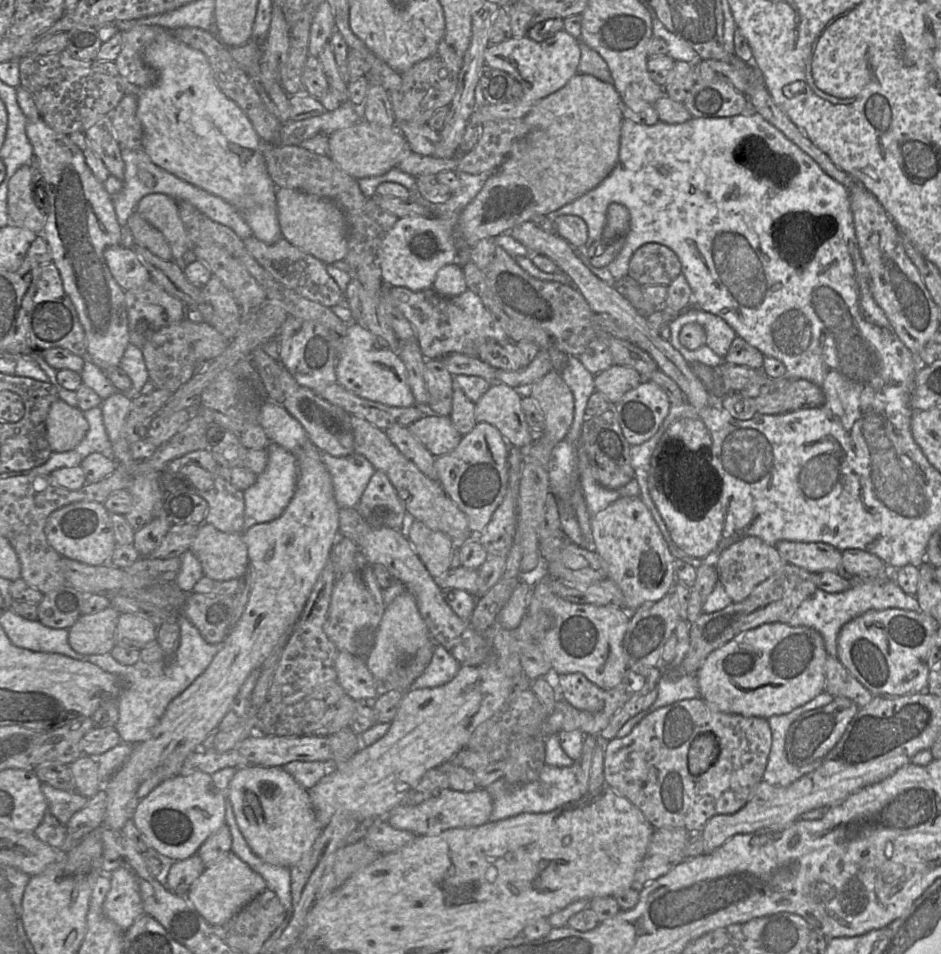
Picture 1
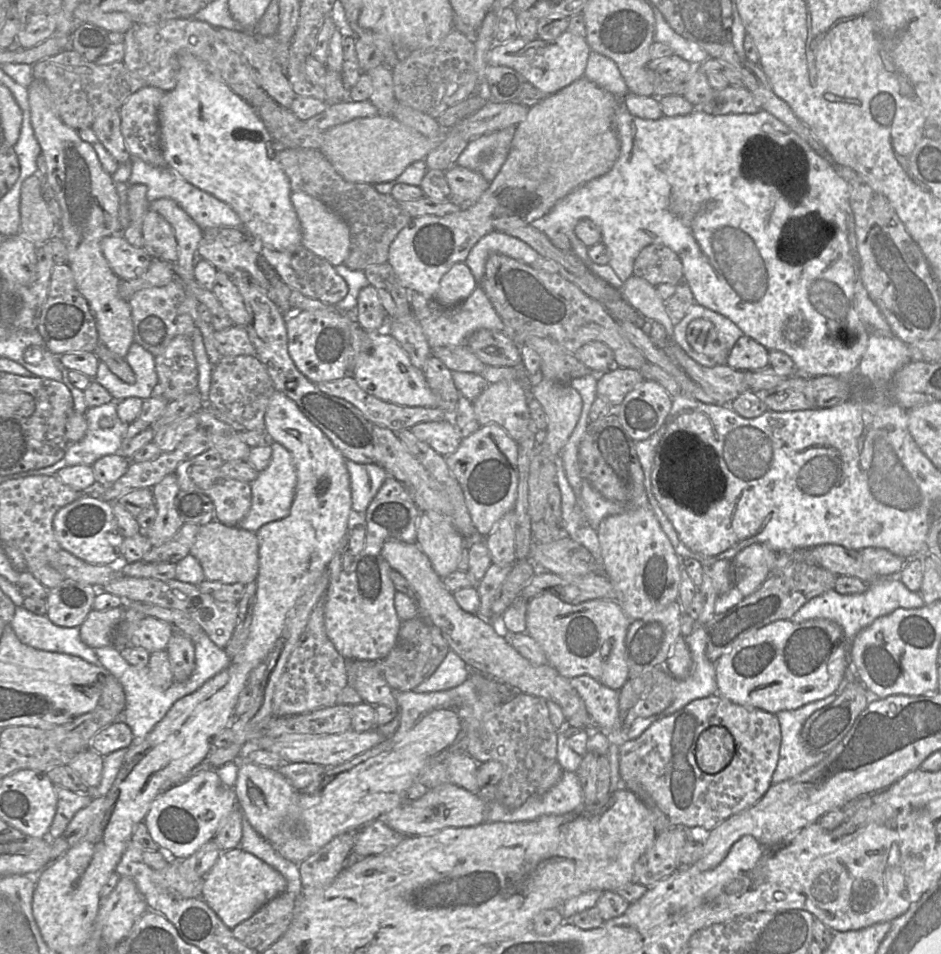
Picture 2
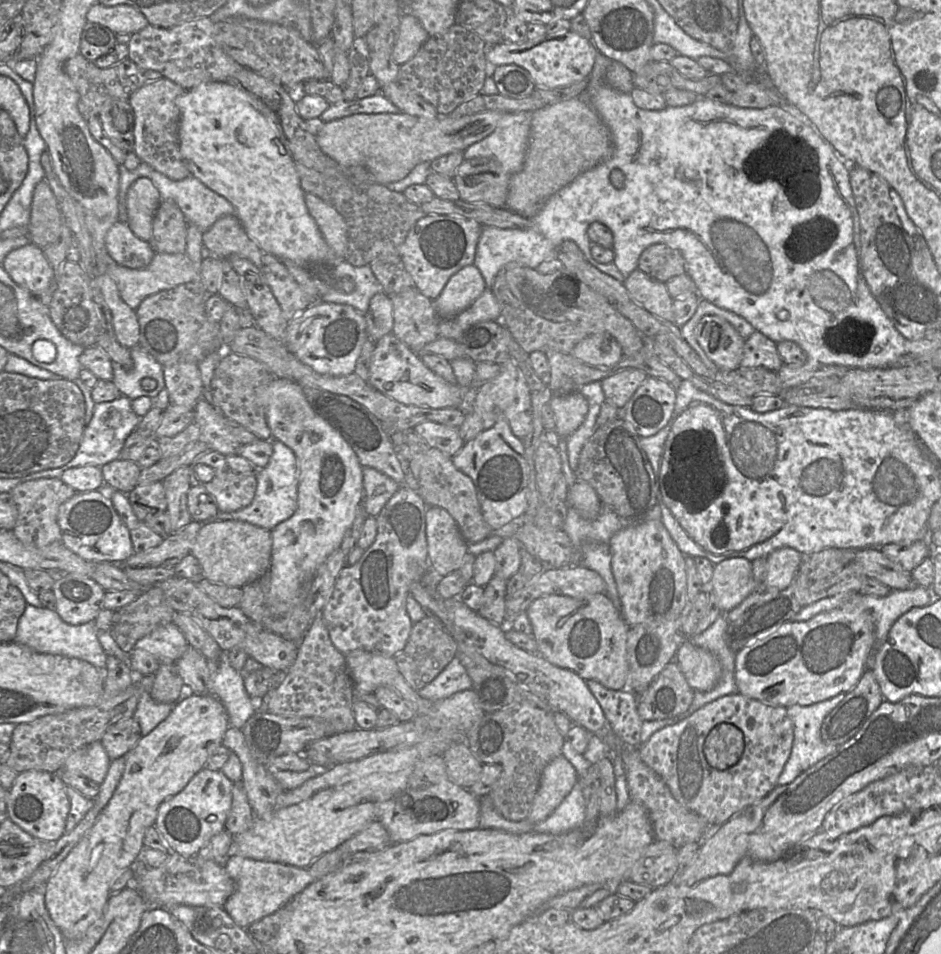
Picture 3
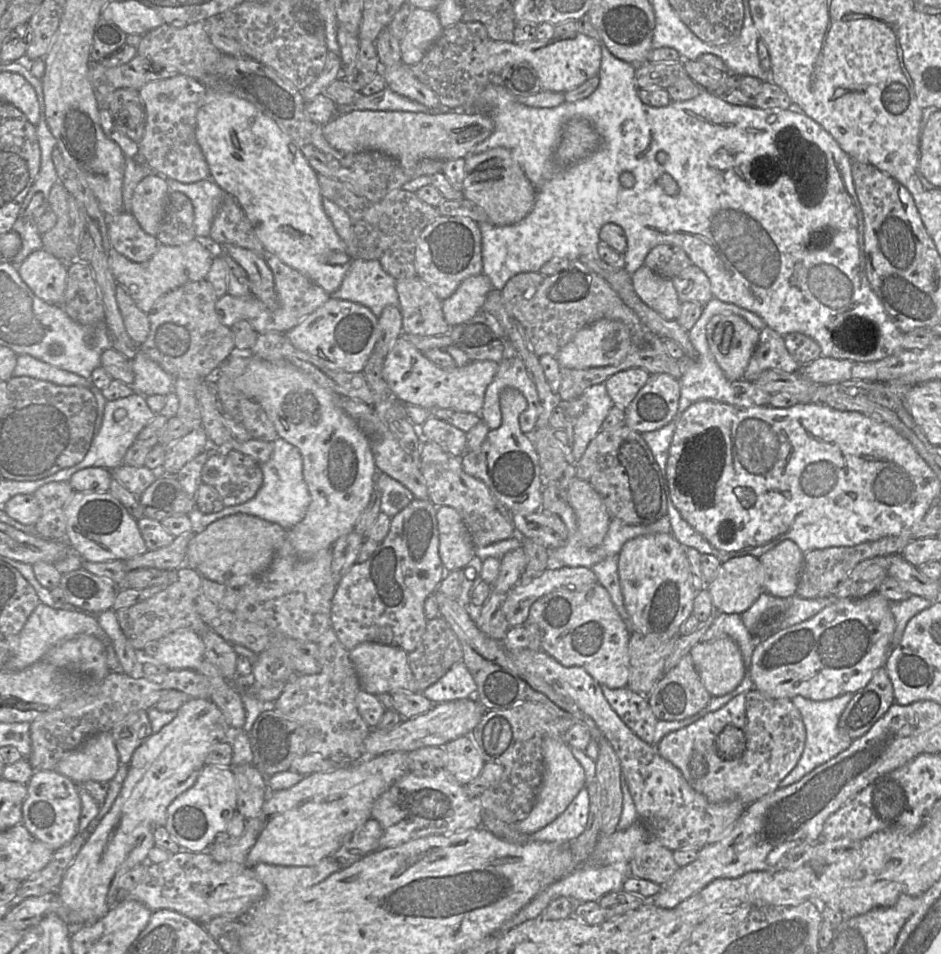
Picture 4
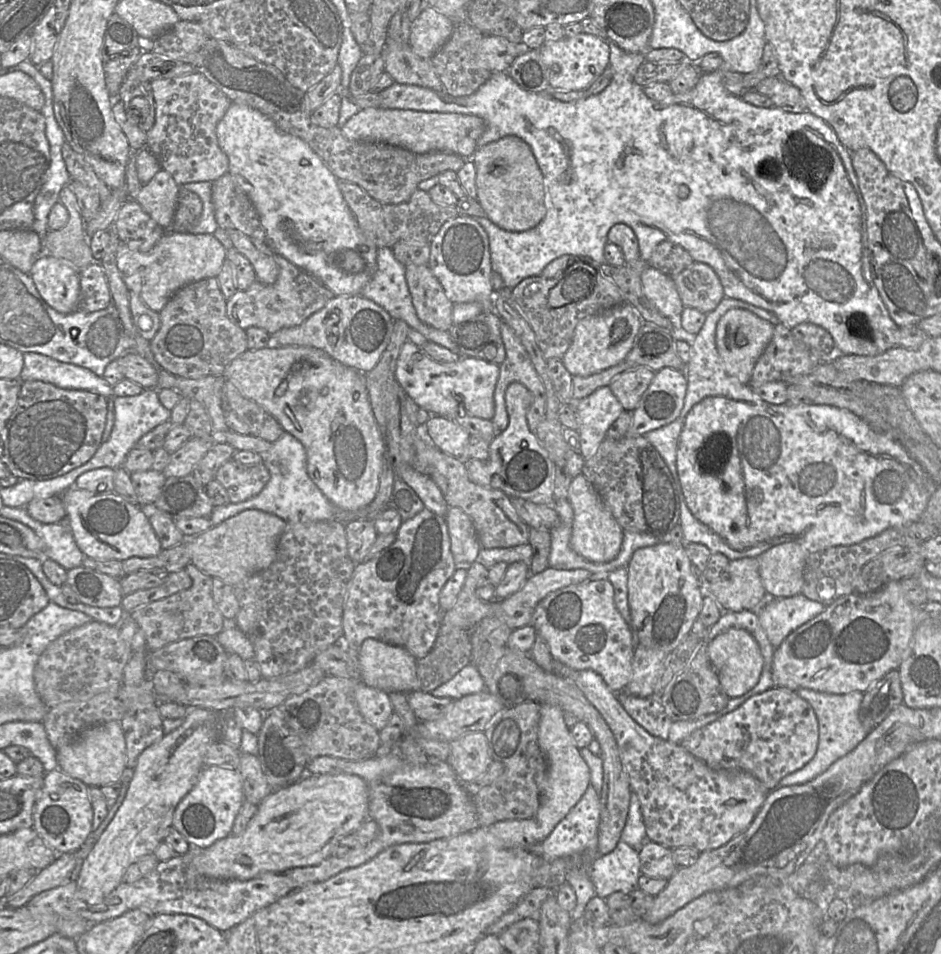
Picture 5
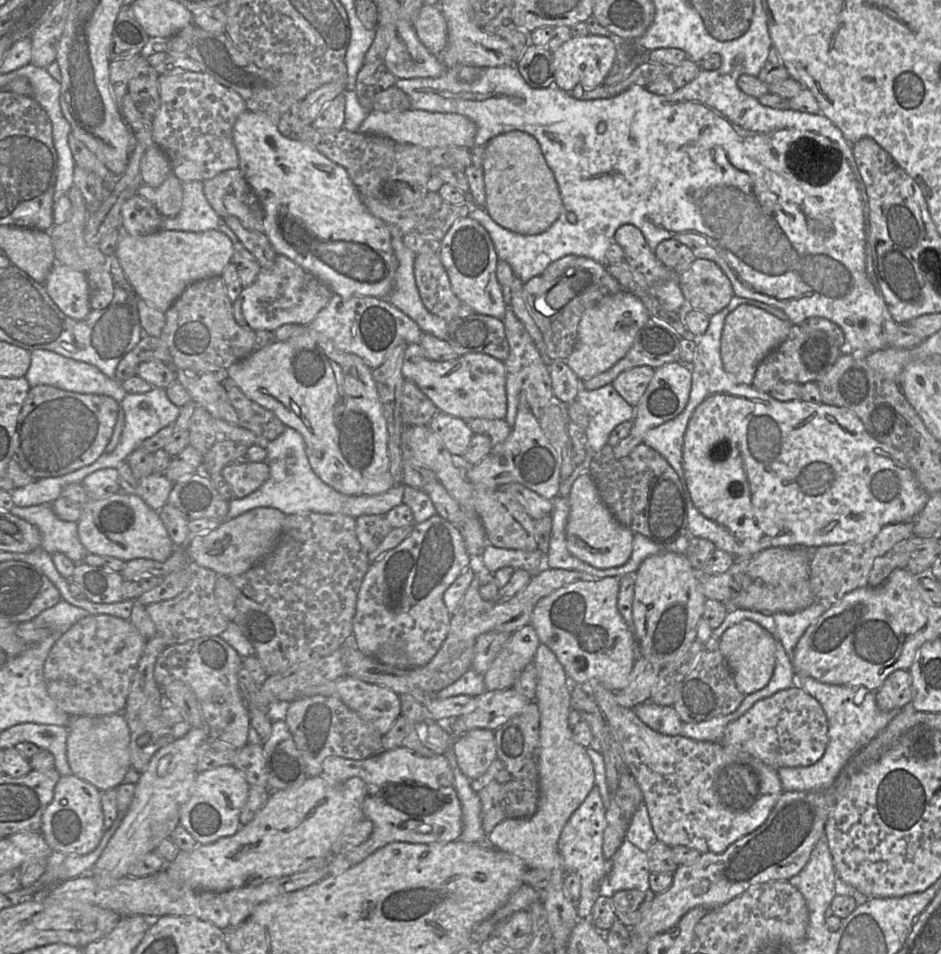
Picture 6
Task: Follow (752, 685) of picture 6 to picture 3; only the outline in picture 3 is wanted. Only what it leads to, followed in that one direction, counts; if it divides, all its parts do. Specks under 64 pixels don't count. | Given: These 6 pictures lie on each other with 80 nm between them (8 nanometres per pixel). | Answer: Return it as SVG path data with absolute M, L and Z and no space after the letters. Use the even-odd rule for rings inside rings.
M687 639L679 645L674 660L695 692L712 690L722 675L718 659Z

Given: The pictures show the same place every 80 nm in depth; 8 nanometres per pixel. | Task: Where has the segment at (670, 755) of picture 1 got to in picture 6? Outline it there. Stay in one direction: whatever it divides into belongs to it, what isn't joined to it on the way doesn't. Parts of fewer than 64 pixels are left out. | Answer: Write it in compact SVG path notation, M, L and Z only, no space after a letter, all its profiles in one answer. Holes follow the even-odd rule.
M793 686L757 701L746 713L727 725L720 743L726 749L749 753L778 770L815 764L823 756L828 741L828 721L821 704L803 689Z

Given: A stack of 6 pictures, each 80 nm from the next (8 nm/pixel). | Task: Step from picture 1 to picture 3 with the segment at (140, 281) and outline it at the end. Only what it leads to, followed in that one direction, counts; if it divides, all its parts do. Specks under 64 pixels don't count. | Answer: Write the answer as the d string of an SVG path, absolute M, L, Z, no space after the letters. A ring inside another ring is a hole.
M120 220L107 231L105 247L113 262L132 269L147 267L155 254L149 241L138 238L128 222Z

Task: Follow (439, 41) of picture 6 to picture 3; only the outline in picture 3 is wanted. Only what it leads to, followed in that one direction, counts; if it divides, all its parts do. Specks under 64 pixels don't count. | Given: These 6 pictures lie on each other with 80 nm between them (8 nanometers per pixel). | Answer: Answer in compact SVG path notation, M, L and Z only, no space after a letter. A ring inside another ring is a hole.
M401 16L398 38L392 48L392 58L402 65L413 58L430 36L420 21L411 16Z

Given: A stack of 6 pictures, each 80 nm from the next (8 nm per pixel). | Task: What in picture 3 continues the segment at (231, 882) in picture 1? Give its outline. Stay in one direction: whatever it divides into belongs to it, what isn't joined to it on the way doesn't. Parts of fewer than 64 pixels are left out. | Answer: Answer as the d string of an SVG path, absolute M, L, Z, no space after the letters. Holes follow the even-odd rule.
M229 854L222 863L235 885L234 892L225 902L223 909L242 928L247 928L252 923L274 913L316 881L308 868L259 861L237 854Z

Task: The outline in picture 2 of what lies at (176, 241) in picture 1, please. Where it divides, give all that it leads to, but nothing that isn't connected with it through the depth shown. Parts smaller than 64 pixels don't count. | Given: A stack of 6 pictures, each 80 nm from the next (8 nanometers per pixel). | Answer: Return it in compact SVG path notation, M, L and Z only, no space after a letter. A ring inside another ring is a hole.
M170 198L151 201L149 210L163 216L173 227L177 240L175 271L183 281L195 280L194 267L200 259L197 250L203 238L203 230Z

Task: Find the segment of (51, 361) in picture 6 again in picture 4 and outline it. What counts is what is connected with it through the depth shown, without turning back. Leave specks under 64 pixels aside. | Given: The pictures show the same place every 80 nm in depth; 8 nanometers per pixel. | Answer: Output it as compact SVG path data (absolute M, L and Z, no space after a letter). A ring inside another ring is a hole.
M17 355L13 376L27 376L62 386L94 387L90 378L57 368L29 355Z

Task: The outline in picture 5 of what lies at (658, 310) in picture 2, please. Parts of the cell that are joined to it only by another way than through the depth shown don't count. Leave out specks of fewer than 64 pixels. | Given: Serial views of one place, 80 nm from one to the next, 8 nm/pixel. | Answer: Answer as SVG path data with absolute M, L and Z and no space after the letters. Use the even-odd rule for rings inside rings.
M649 265L640 273L642 289L646 297L663 315L677 320L685 306L679 296L674 277Z

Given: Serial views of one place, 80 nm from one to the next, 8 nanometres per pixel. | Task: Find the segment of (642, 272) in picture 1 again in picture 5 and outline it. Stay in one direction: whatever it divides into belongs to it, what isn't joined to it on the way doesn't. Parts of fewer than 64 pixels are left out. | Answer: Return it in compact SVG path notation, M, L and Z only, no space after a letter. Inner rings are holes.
M664 241L653 250L648 265L667 275L675 276L693 262L692 256L682 246Z

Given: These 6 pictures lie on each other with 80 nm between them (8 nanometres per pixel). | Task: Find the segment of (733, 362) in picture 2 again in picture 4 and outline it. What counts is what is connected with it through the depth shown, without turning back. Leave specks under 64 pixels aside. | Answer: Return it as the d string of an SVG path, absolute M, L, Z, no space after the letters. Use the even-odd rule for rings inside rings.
M769 327L760 330L758 345L749 361L744 380L753 381L766 370L780 370L785 373L799 372L802 367L788 352L784 336Z

